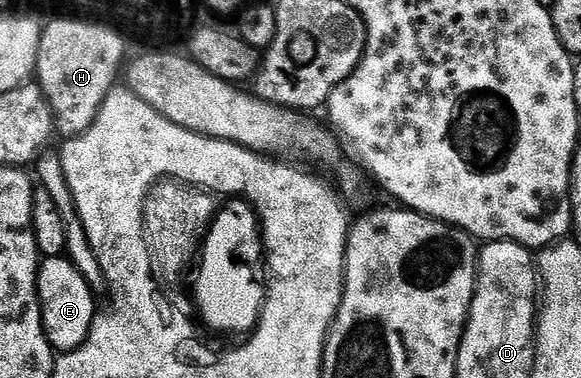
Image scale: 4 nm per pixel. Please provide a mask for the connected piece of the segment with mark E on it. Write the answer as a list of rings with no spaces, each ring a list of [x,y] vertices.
[[[42,258],[38,267],[38,299],[42,305],[42,327],[55,351],[74,350],[88,336],[94,323],[96,305],[95,291],[84,280],[84,276],[74,267],[69,258]]]

